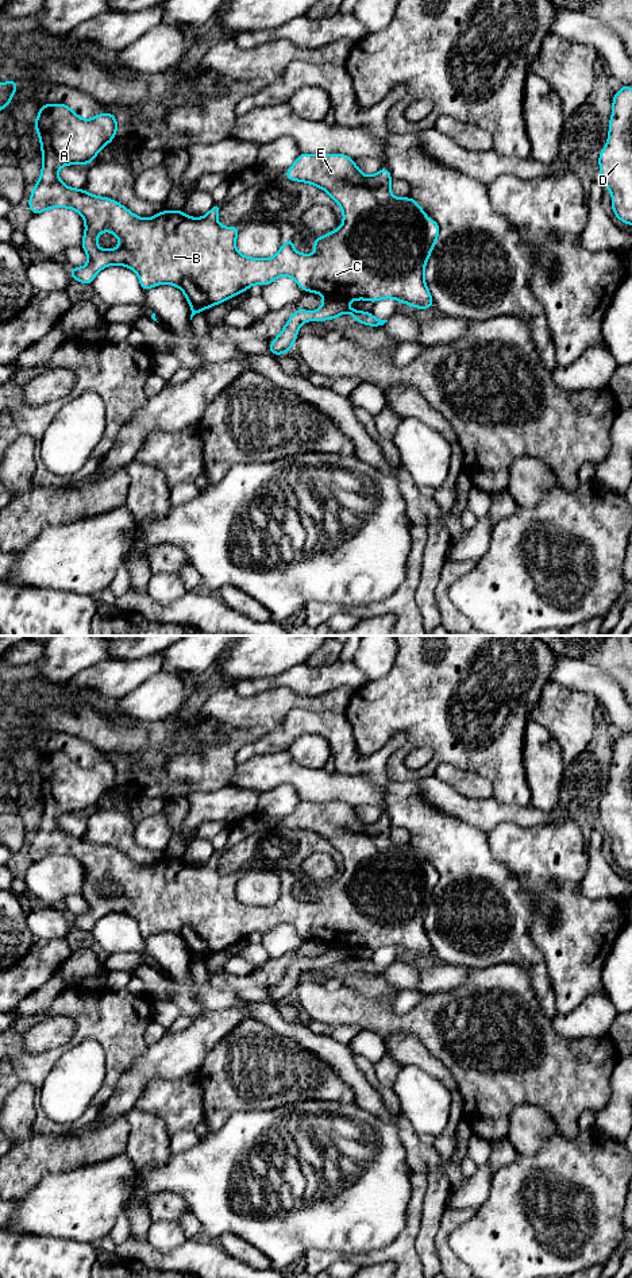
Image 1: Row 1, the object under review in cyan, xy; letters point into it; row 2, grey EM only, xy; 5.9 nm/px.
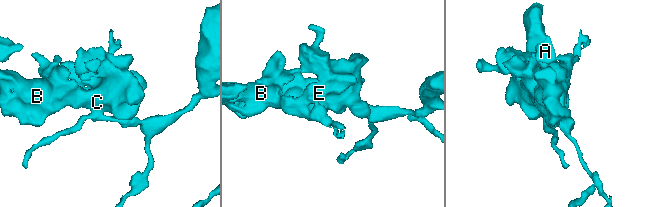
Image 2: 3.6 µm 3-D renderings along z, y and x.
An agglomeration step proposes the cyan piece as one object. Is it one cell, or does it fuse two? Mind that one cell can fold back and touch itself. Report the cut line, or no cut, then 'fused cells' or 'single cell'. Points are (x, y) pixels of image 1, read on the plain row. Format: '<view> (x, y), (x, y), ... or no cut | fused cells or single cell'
xy (324, 946), (345, 950) | fused cells

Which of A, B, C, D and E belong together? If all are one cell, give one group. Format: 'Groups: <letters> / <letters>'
Groups: A B C E / D

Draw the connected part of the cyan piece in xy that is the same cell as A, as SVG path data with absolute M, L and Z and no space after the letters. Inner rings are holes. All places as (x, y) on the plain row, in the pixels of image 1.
M47 752L41 753L34 773L42 795L42 821L28 853L35 862L50 856L69 856L84 865L85 881L81 895L88 903L88 911L70 916L70 924L81 931L92 933L96 922L107 914L126 914L138 922L143 939L163 931L181 937L192 957L190 968L196 961L246 939L251 933L263 934L282 923L293 926L304 939L321 942L324 947L375 950L394 946L419 957L433 954L424 916L440 874L427 865L413 846L396 846L392 842L393 826L386 815L374 823L365 823L354 807L344 802L301 800L286 818L286 826L312 831L327 839L343 858L343 872L315 887L313 903L297 900L293 895L294 887L288 887L273 906L248 906L239 901L235 893L239 874L219 872L217 852L199 866L186 864L184 858L162 858L154 865L143 866L117 849L69 835L58 826L61 815L90 811L99 799L113 788L117 769L112 761L105 760L85 768L65 752ZM104 879L119 887L116 896L101 897L97 893L97 884Z

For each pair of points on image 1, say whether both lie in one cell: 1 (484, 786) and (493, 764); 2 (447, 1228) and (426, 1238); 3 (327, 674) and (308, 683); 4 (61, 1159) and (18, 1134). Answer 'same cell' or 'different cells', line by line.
1: different cells
2: different cells
3: same cell
4: same cell

